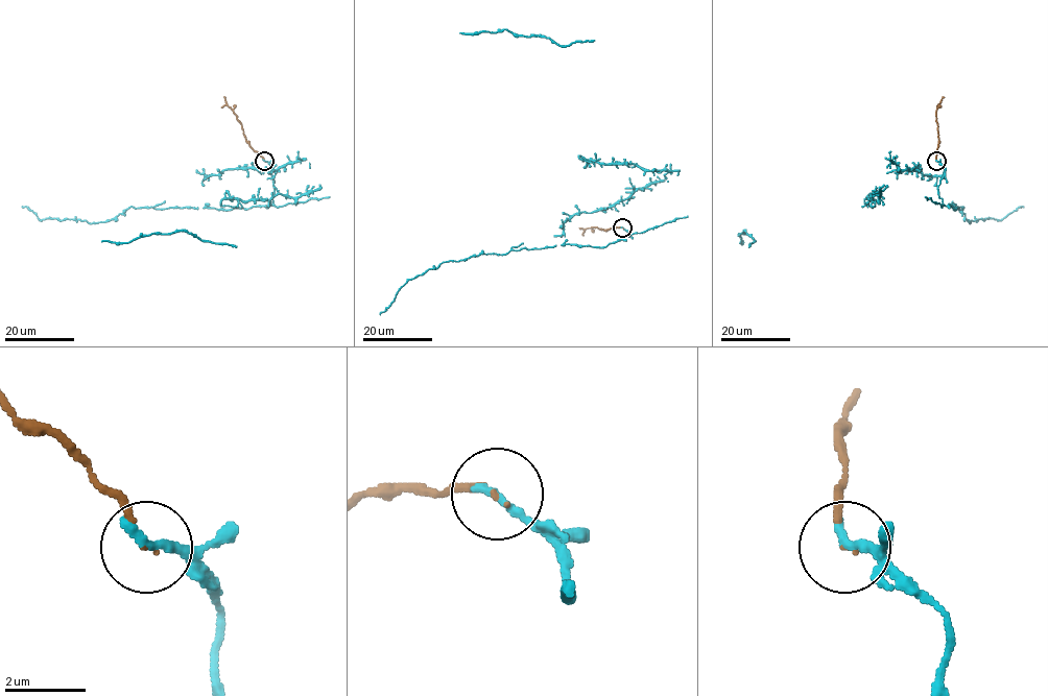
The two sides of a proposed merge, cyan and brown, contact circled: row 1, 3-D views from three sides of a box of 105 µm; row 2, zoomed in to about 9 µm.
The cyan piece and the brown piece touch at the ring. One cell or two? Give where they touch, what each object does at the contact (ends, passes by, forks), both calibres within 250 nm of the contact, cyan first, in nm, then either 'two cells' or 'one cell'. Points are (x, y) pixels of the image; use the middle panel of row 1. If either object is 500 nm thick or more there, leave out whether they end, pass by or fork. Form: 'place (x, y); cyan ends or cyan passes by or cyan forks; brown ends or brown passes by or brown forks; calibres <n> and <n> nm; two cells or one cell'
place (622, 228); cyan ends; brown ends; calibres 260 and 90 nm; one cell

